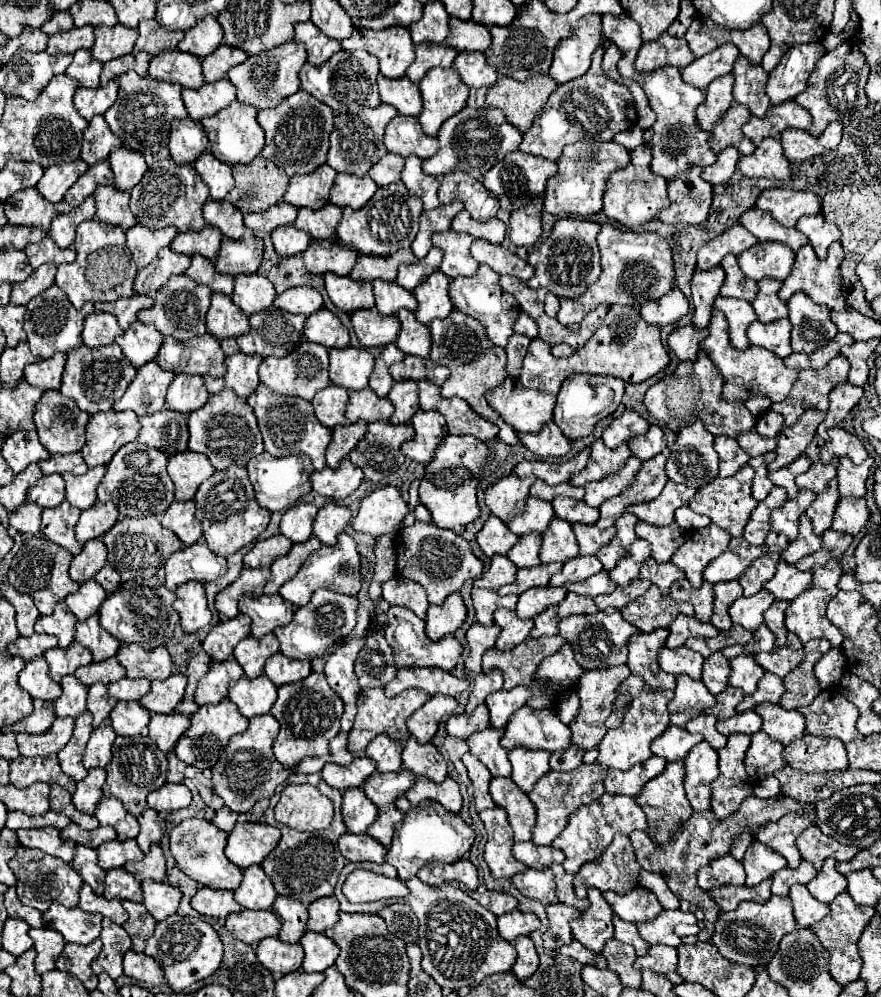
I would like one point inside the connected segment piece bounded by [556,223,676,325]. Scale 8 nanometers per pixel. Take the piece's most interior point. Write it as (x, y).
(636, 267)

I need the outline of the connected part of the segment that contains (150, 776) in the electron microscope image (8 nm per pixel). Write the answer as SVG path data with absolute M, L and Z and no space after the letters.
M136 735L136 737L116 737L114 741L114 755L110 765L106 767L108 779L104 789L106 797L116 797L124 803L126 811L138 817L146 809L146 797L150 791L160 789L166 783L166 769L168 761L166 755L150 741L146 735Z

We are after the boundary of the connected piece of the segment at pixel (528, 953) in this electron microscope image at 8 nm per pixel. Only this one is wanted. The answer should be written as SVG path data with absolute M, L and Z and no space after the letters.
M518 937L514 941L514 947L518 951L518 957L512 967L512 973L518 981L524 981L538 969L538 953L536 953L530 937Z

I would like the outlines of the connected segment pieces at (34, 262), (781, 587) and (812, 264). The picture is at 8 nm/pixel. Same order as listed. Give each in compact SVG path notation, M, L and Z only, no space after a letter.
M44 237L44 241L36 243L36 245L28 245L24 249L24 253L28 255L28 261L32 265L32 269L38 269L44 263L74 263L76 259L76 251L70 249L60 249L50 237Z
M780 561L776 565L776 573L770 581L764 583L764 589L774 593L778 601L794 601L804 589L810 587L812 573L810 571L798 571L794 565Z
M836 241L832 243L832 255L828 255L828 259L820 261L812 249L812 245L804 245L798 253L796 253L796 263L794 263L794 269L792 273L784 279L780 291L778 291L778 297L782 301L788 301L792 297L792 293L796 291L804 291L808 297L812 297L818 305L826 305L830 307L832 311L844 311L846 309L846 289L844 289L844 283L840 279L840 263L844 259L844 251L842 251L842 245Z

